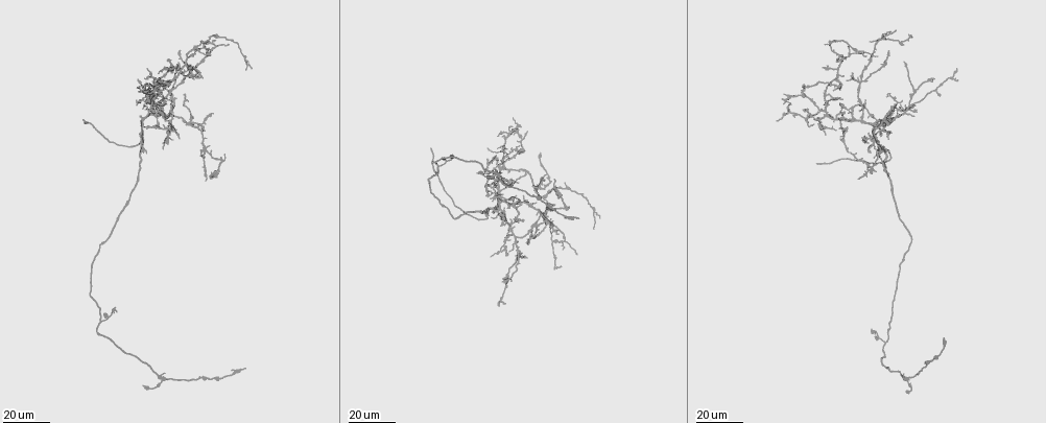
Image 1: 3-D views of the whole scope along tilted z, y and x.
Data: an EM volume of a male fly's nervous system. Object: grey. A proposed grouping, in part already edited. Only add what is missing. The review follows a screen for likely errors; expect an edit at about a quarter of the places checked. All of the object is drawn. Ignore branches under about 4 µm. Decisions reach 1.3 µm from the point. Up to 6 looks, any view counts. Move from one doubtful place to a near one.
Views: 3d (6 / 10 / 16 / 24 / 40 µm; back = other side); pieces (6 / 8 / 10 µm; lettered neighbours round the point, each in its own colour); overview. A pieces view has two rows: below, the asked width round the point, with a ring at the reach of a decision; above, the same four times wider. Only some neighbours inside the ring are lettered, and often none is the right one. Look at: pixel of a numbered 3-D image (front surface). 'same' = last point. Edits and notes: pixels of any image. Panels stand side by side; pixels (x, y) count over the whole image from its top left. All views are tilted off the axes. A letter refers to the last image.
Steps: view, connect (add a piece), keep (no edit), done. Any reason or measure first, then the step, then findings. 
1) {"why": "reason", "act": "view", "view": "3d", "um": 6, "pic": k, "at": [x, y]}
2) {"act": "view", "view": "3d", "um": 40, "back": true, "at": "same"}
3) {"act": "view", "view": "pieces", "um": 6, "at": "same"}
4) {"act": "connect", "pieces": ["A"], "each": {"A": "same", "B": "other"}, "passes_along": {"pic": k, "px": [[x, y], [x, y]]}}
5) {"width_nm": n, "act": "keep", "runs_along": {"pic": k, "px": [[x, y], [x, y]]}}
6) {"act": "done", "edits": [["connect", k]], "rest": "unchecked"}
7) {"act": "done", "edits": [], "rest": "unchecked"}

{"why": "free end", "act": "view", "view": "3d", "um": 24, "pic": 1, "at": [817, 162]}

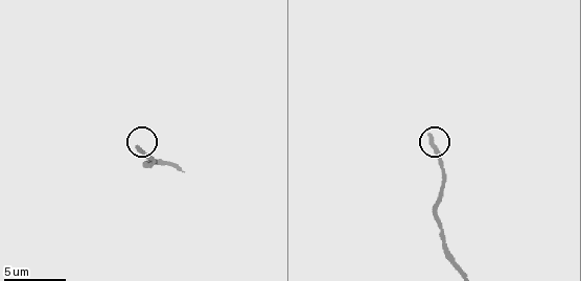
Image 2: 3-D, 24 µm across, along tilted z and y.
{"act": "view", "view": "pieces", "um": 10, "pic": 2, "at": [135, 148]}

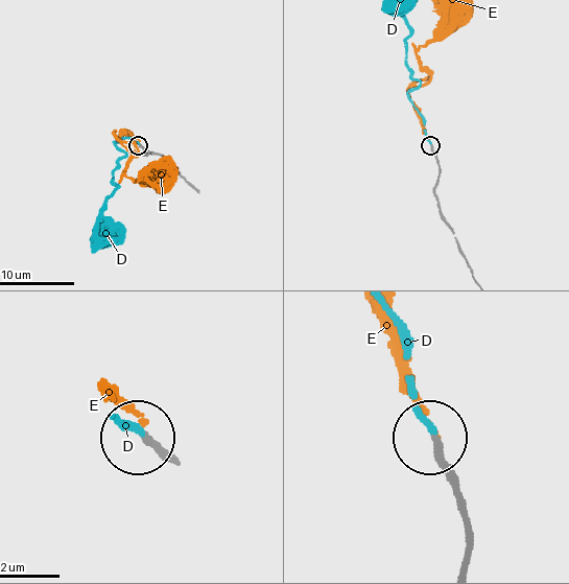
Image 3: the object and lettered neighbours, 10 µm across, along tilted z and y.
{"act": "connect", "pieces": ["D"], "each": {"D": "same", "E": "other"}, "passes_along": {"pic": 3, "px": [[439, 162], [409, 95], [419, 83], [406, 61], [409, 28]]}, "found": "it goes on there"}

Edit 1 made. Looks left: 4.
{"why": "thin end", "act": "view", "view": "3d", "um": 40, "pic": 1, "at": [842, 55]}

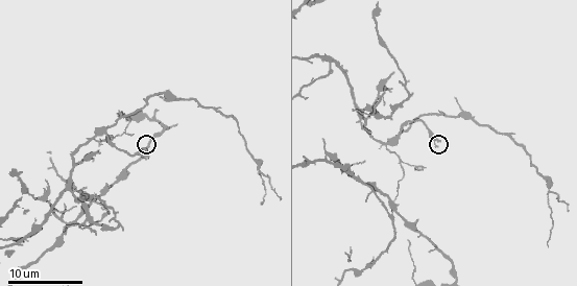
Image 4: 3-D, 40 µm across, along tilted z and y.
{"act": "view", "view": "pieces", "um": 6, "pic": 4, "at": [145, 148]}

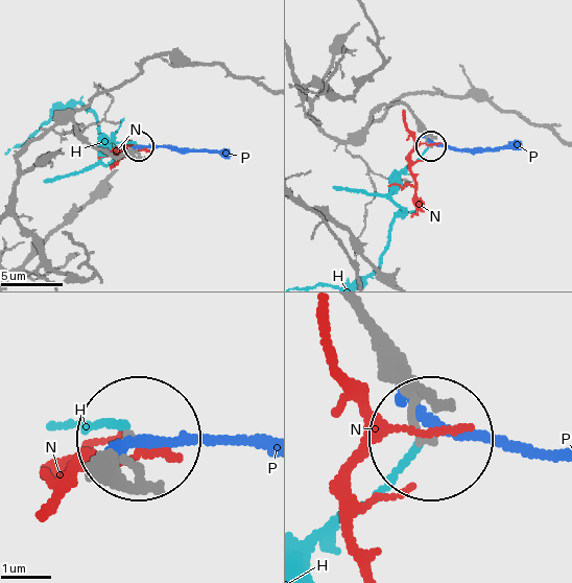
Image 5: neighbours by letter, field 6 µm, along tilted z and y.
{"width_nm": 150, "act": "keep", "each": {"H": "other", "N": "other", "P": "other"}, "runs_along": {"pic": 5, "px": [[358, 317], [423, 436]]}, "found": "no lettered piece goes on from it"}

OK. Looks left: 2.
{"why": "an open end", "act": "view", "view": "3d", "um": 40, "pic": 1, "at": [180, 139]}

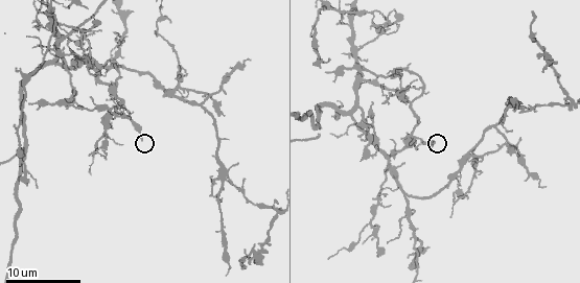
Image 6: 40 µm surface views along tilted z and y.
{"act": "view", "view": "pieces", "um": 10, "pic": 6, "at": [433, 142]}

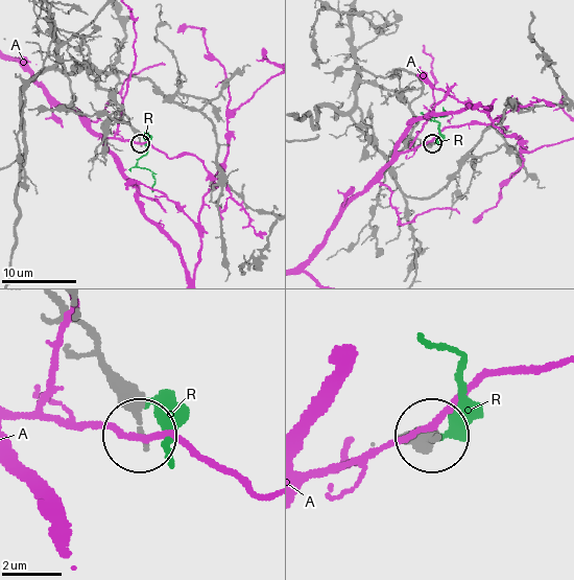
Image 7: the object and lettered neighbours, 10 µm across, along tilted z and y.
{"act": "keep", "each": {"A": "other", "R": "other"}, "runs_along": {"pic": 7, "px": [[66, 306], [92, 338], [102, 373], [140, 434]]}, "found": "no lettered piece goes on from it"}

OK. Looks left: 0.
{"act": "done", "edits": [["connect", 3]], "rest": "unchecked"}

